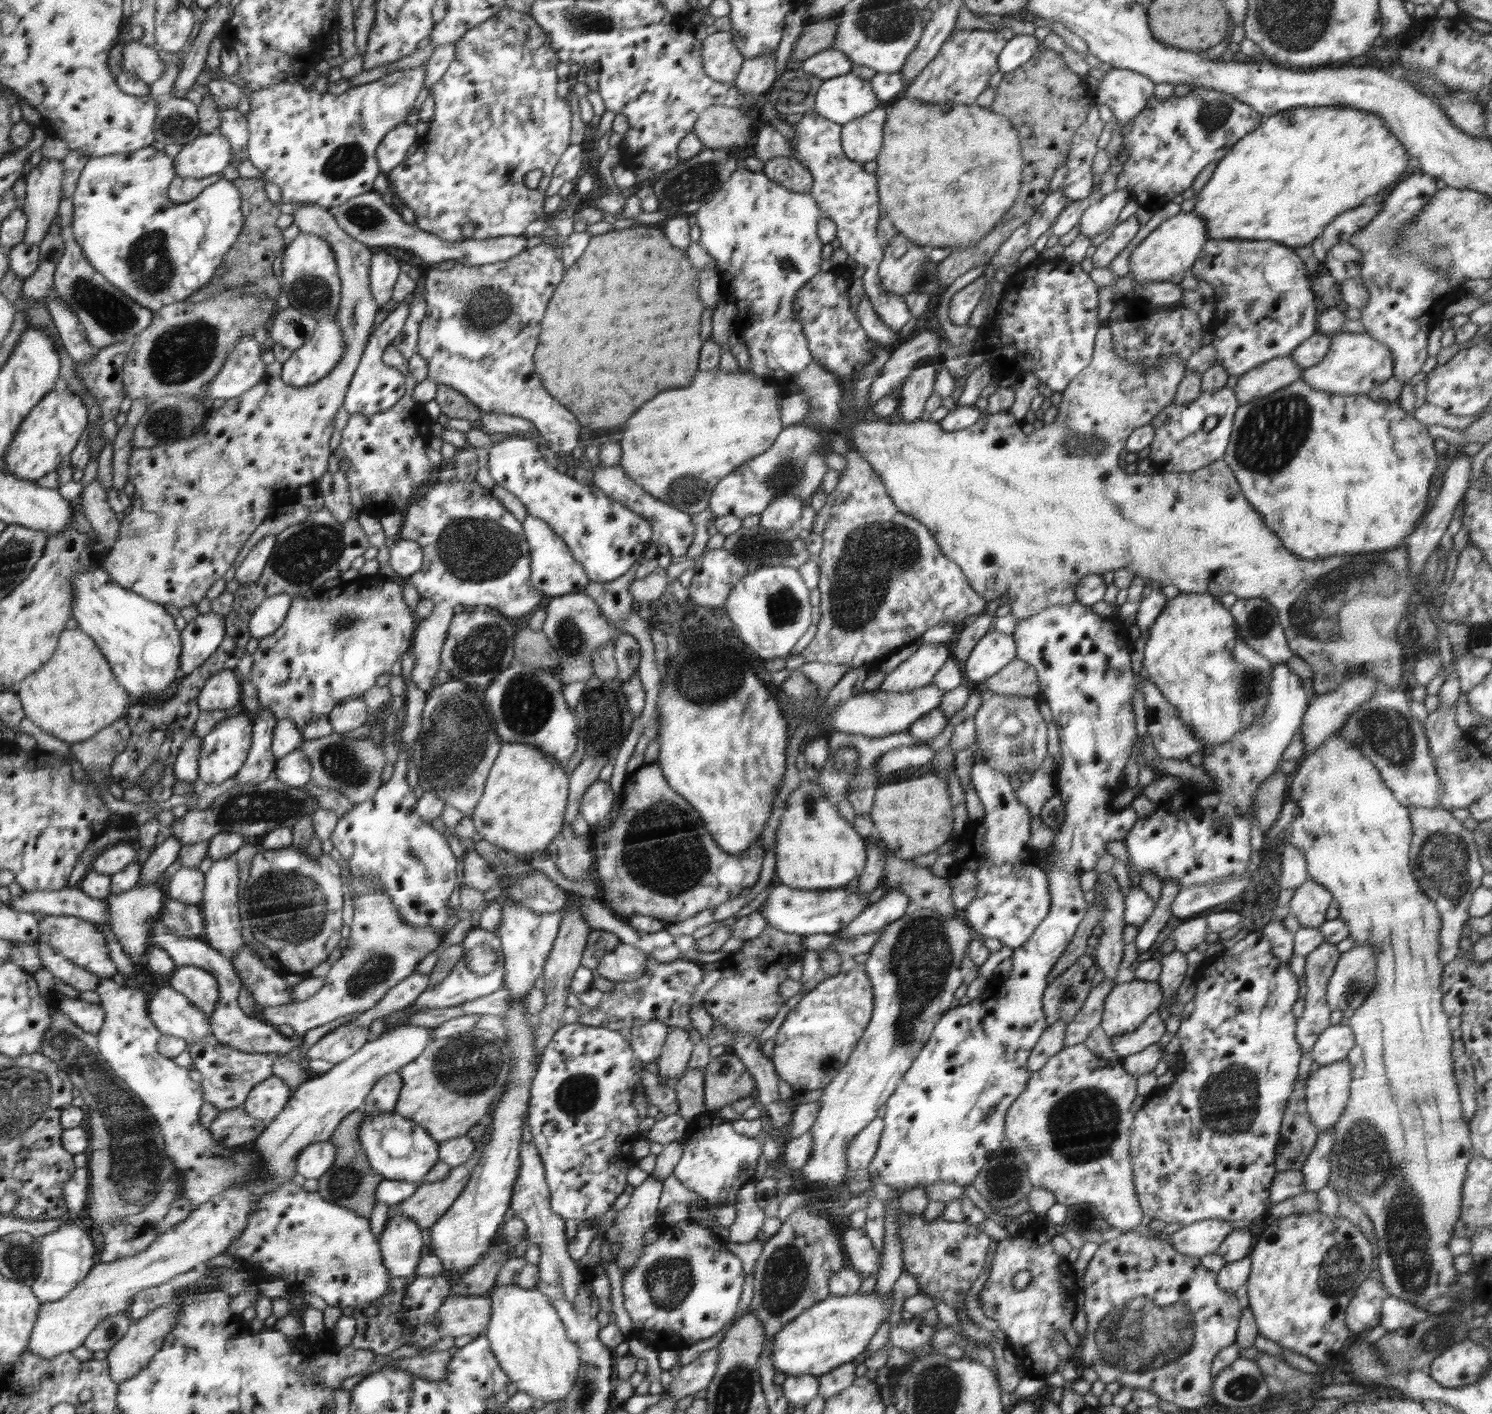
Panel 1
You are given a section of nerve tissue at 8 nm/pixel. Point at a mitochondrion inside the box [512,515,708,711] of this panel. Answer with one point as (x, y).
(571, 638)

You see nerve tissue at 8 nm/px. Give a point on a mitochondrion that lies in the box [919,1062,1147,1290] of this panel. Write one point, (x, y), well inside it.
(1084, 1126)

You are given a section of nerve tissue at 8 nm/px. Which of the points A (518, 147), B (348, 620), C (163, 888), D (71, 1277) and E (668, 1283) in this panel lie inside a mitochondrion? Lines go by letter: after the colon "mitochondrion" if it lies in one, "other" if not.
A: other
B: mitochondrion
C: other
D: other
E: mitochondrion

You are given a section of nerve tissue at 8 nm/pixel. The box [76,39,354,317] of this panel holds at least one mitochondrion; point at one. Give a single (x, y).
(150, 268)

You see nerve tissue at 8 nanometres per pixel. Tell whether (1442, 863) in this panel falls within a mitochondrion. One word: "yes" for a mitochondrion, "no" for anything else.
yes

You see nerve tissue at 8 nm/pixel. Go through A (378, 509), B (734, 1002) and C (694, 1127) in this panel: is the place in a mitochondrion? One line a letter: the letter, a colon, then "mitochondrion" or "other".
A: other
B: mitochondrion
C: other

